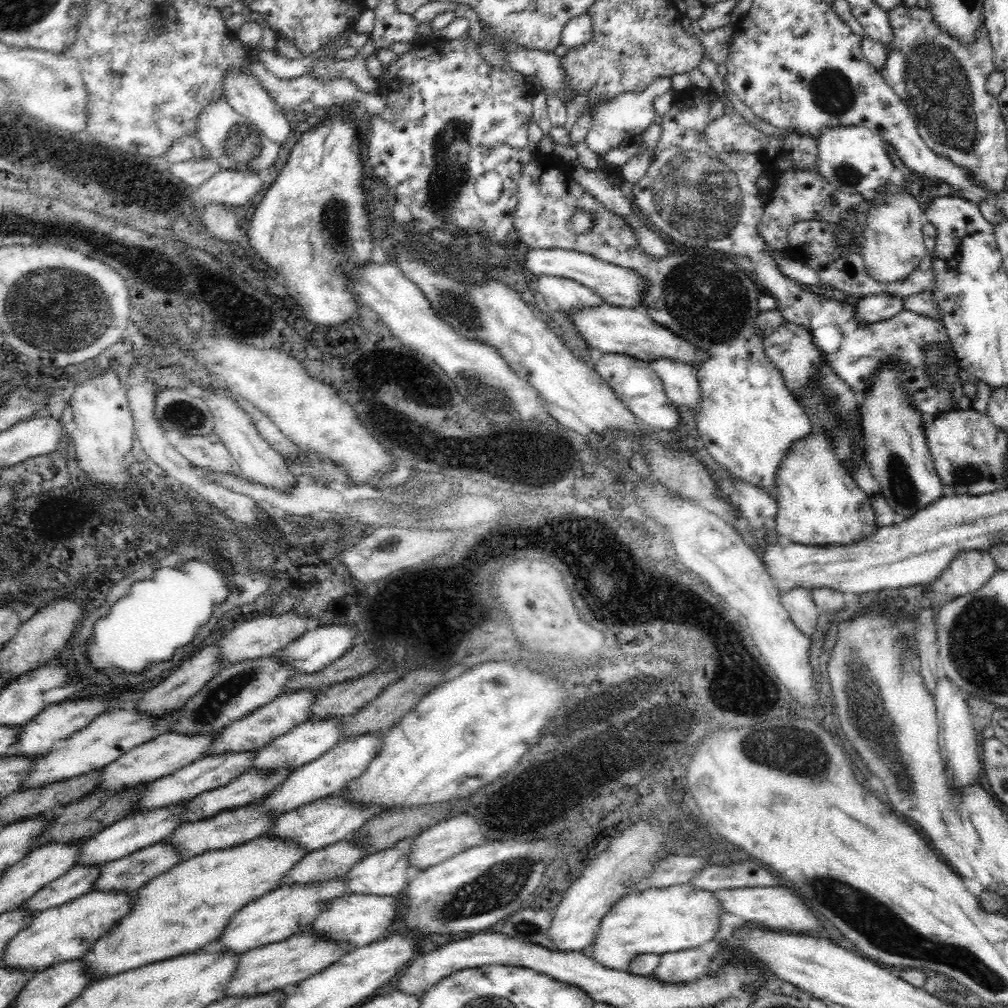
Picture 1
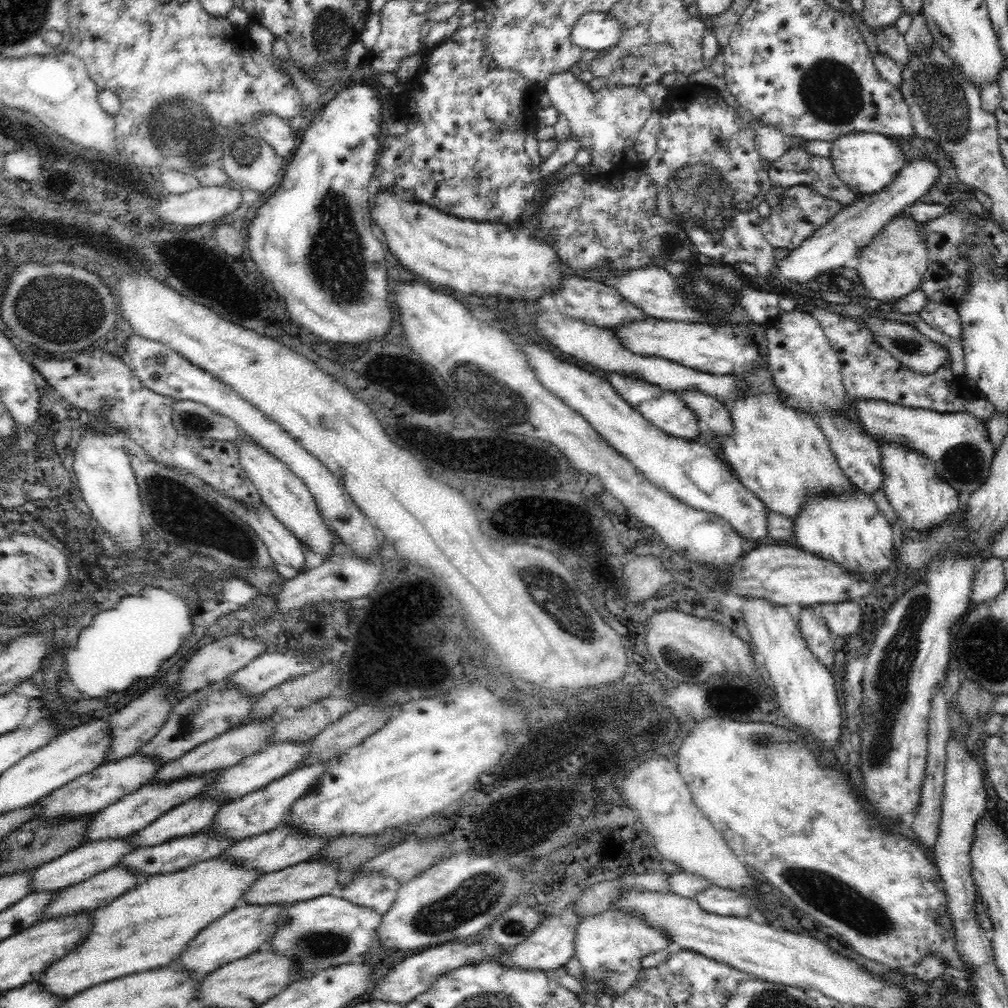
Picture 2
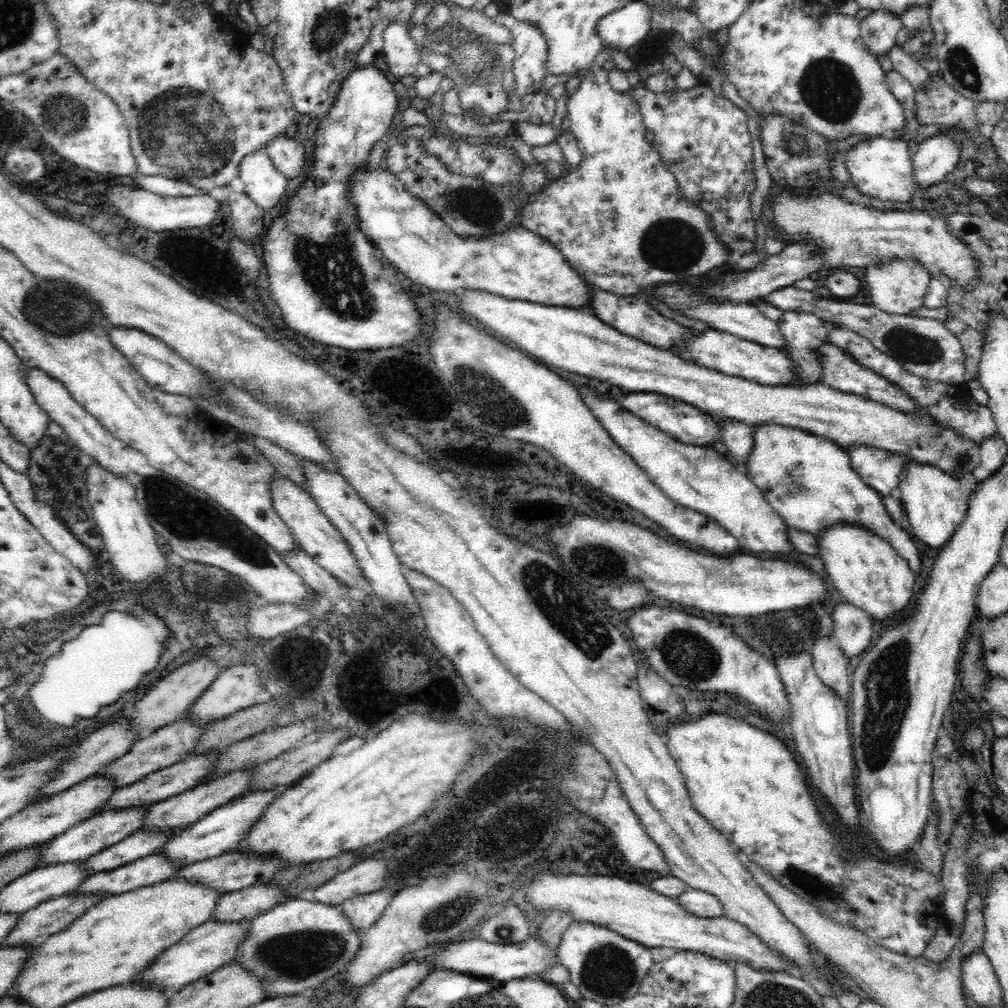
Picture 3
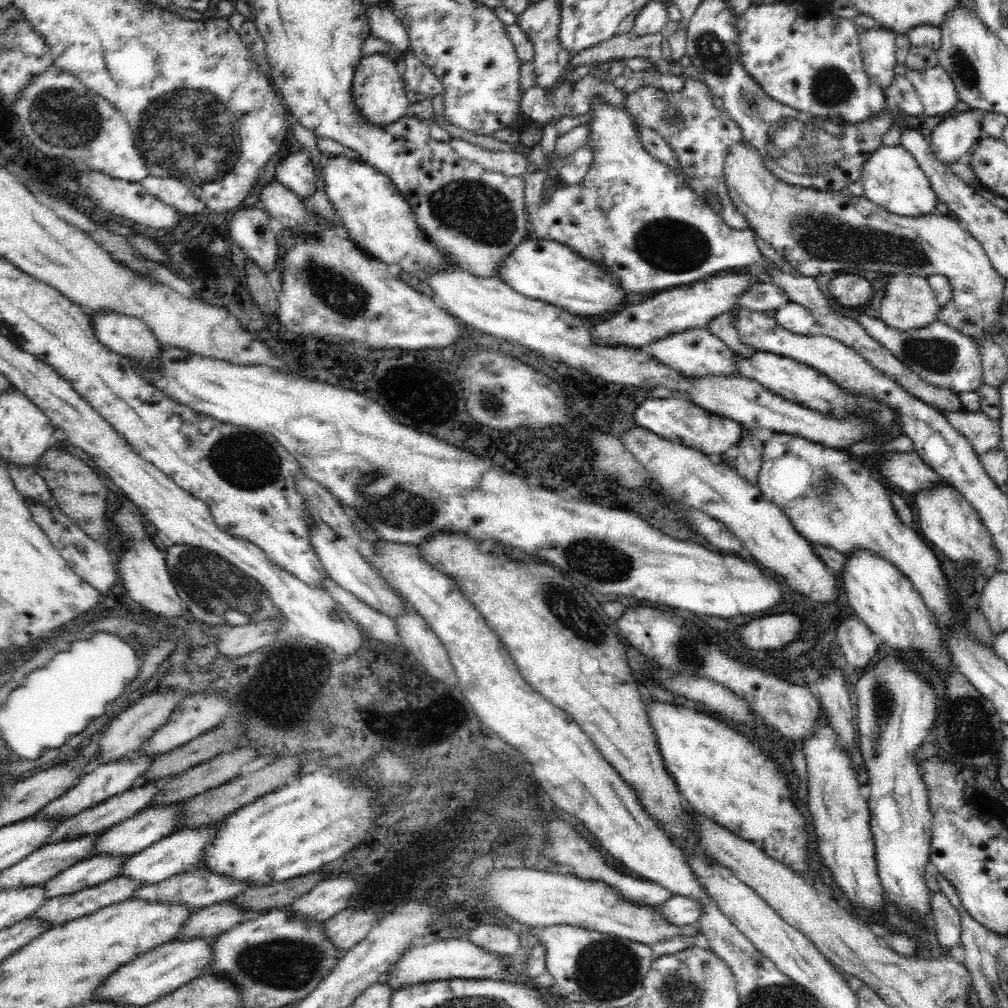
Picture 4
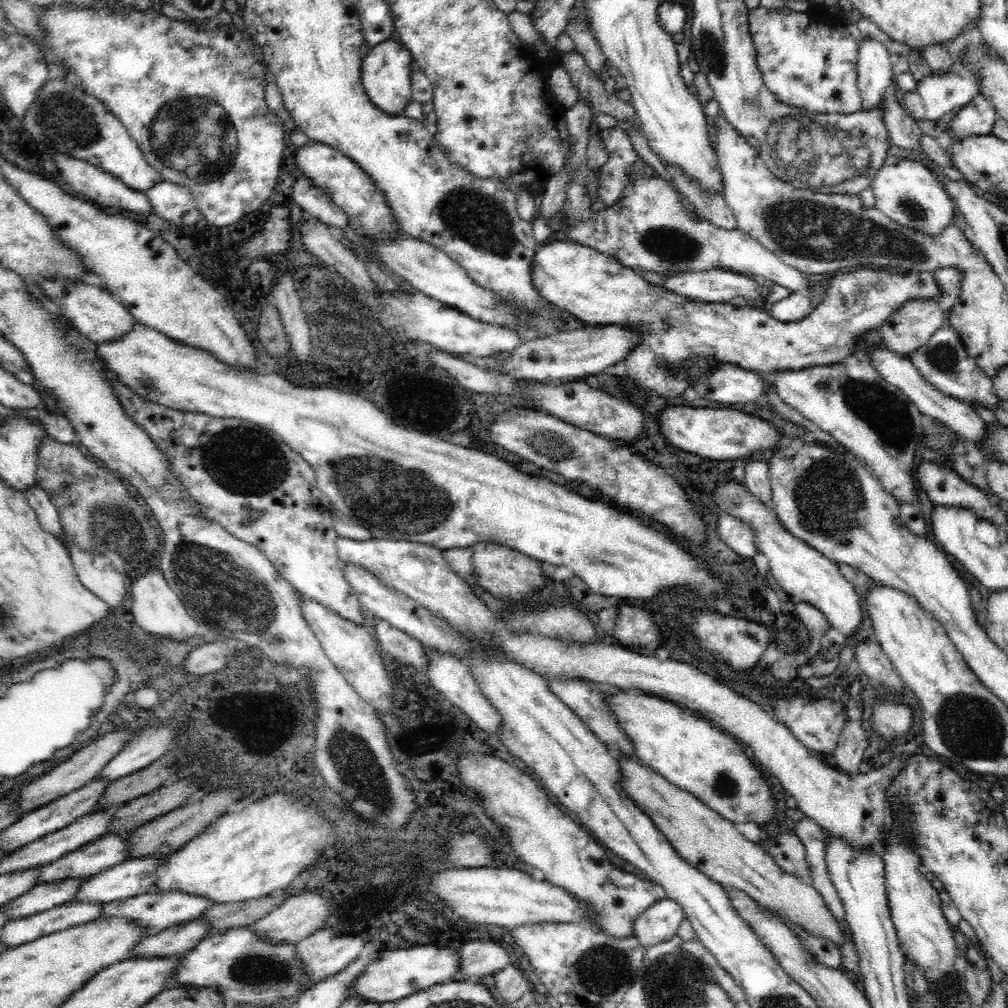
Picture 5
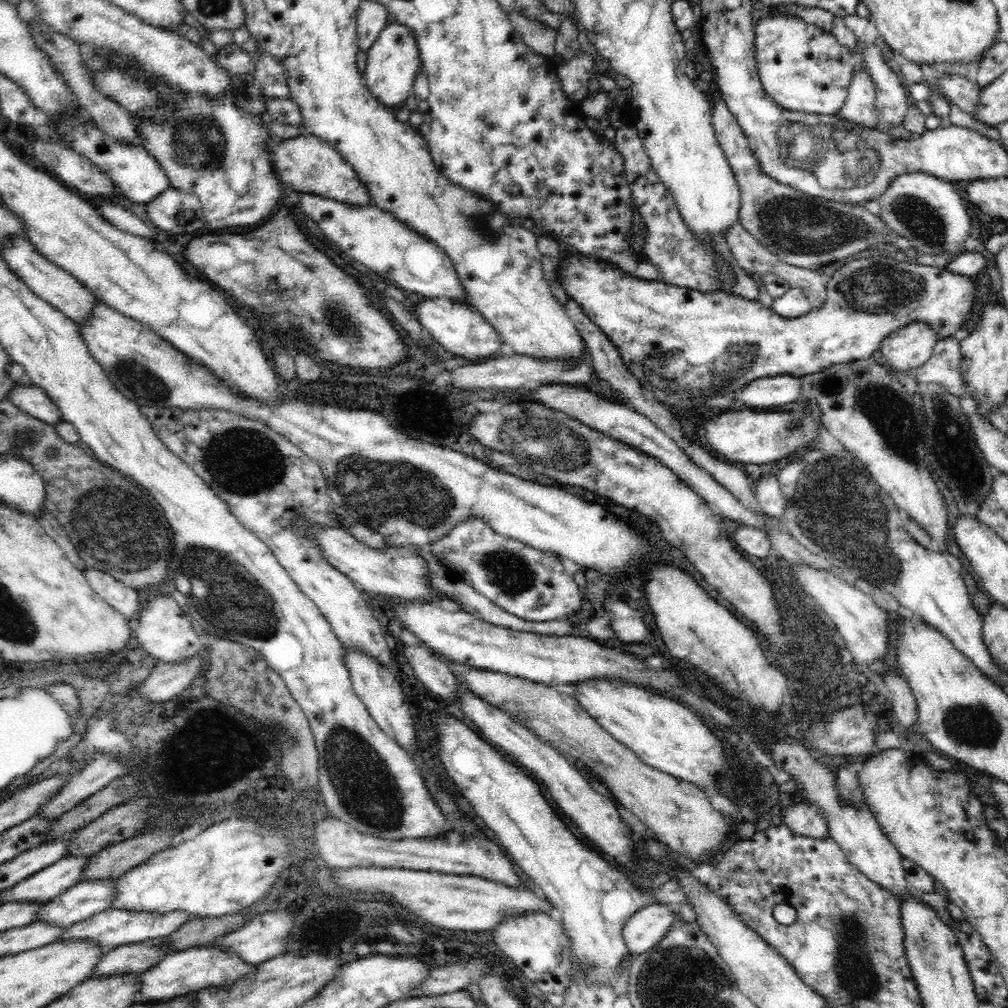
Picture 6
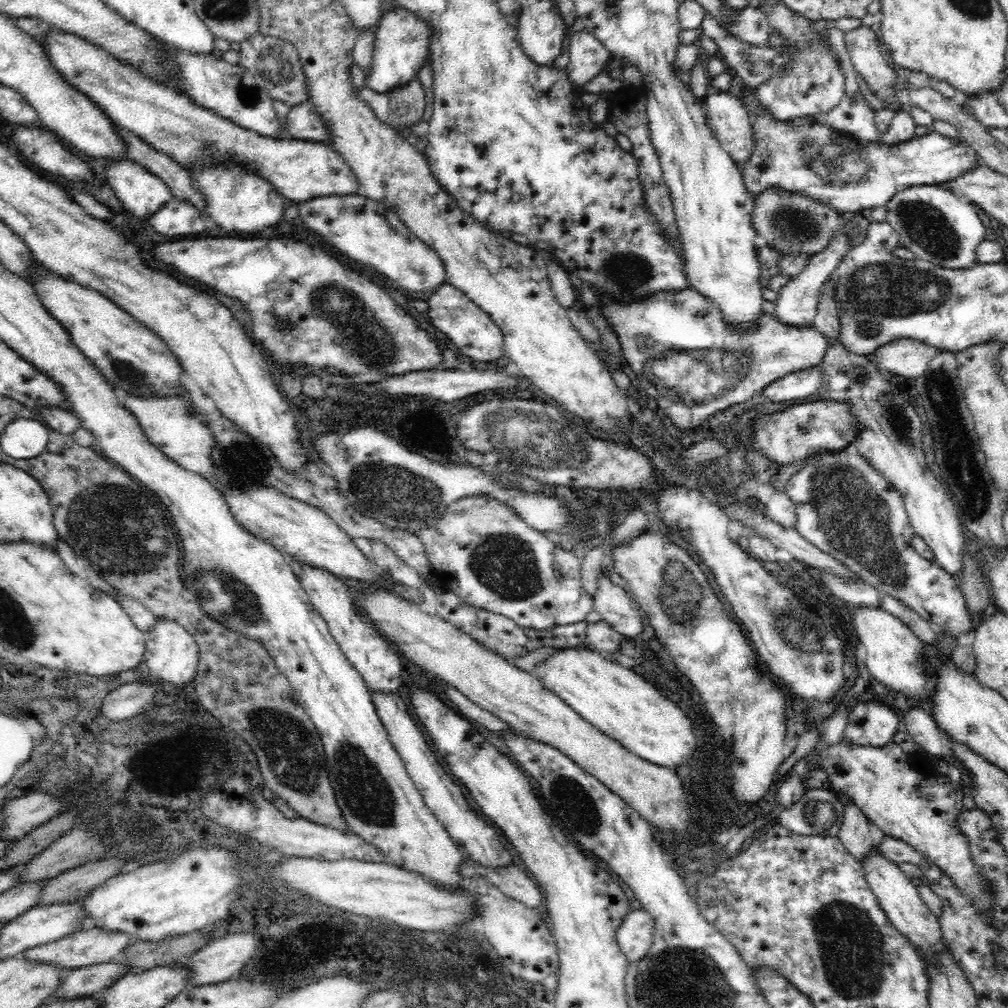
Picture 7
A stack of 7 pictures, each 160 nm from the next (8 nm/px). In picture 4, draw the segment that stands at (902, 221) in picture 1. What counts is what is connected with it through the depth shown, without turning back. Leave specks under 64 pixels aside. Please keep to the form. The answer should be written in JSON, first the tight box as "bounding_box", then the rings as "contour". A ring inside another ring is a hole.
{"bounding_box":[880,274,941,332],"contour":[[[890,274],[882,288],[884,295],[880,302],[880,319],[888,326],[906,332],[912,328],[926,326],[928,322],[937,319],[936,314],[941,306],[937,304],[927,278],[918,274]]]}

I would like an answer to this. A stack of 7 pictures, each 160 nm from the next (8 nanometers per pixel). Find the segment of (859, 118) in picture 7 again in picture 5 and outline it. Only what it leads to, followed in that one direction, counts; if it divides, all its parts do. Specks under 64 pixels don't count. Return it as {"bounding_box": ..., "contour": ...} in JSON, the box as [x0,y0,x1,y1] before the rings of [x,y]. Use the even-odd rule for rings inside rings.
{"bounding_box":[857,37,895,111],"contour":[[[870,37],[860,40],[857,79],[864,96],[864,111],[880,105],[887,88],[895,82],[893,57],[882,42]]]}

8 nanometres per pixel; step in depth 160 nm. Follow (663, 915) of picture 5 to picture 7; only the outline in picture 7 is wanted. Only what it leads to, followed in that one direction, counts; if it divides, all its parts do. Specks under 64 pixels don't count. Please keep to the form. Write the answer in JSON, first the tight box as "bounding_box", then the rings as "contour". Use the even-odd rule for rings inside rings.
{"bounding_box":[616,910,654,962],"contour":[[[647,910],[630,911],[616,931],[617,942],[629,962],[637,962],[648,954],[654,942],[654,919]]]}

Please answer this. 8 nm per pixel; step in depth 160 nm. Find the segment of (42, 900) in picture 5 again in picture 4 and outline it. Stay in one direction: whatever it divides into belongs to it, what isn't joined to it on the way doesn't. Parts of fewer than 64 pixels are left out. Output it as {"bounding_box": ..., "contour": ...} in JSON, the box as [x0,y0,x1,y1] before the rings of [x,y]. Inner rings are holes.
{"bounding_box":[45,854,129,899],"contour":[[[121,854],[90,855],[49,879],[45,884],[45,894],[50,899],[106,882],[110,878],[119,876],[121,868],[128,859],[129,856]]]}

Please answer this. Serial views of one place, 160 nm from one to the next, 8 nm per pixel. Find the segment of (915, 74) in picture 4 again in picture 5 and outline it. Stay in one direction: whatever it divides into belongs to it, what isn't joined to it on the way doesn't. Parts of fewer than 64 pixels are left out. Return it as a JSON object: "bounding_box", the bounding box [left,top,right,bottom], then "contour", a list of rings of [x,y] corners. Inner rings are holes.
{"bounding_box":[915,62,979,121],"contour":[[[957,62],[942,74],[924,76],[915,90],[925,106],[925,119],[935,121],[969,104],[979,94],[979,80],[972,69]]]}

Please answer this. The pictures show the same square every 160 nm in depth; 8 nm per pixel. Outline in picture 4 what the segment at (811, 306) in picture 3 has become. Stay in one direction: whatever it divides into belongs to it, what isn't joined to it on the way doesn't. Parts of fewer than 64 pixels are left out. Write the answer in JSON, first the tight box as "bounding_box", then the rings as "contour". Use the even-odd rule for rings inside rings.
{"bounding_box":[738,282,982,392],"contour":[[[772,282],[756,283],[738,297],[739,306],[764,313],[783,307],[790,301],[786,292]],[[861,313],[856,322],[871,337],[884,345],[897,360],[912,369],[920,379],[952,392],[974,390],[982,384],[982,366],[978,357],[978,347],[969,336],[959,330],[940,322],[938,319],[928,322],[926,326],[912,328],[906,332],[888,326],[882,319]]]}

